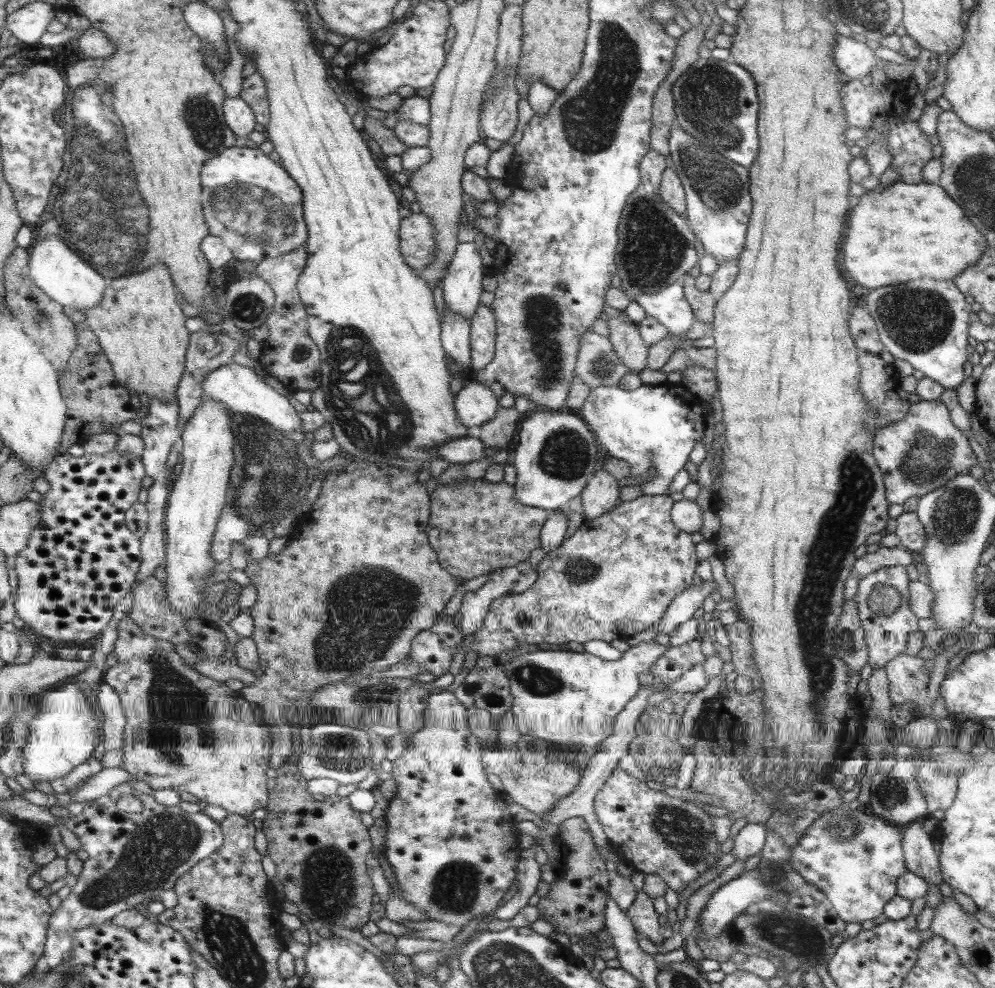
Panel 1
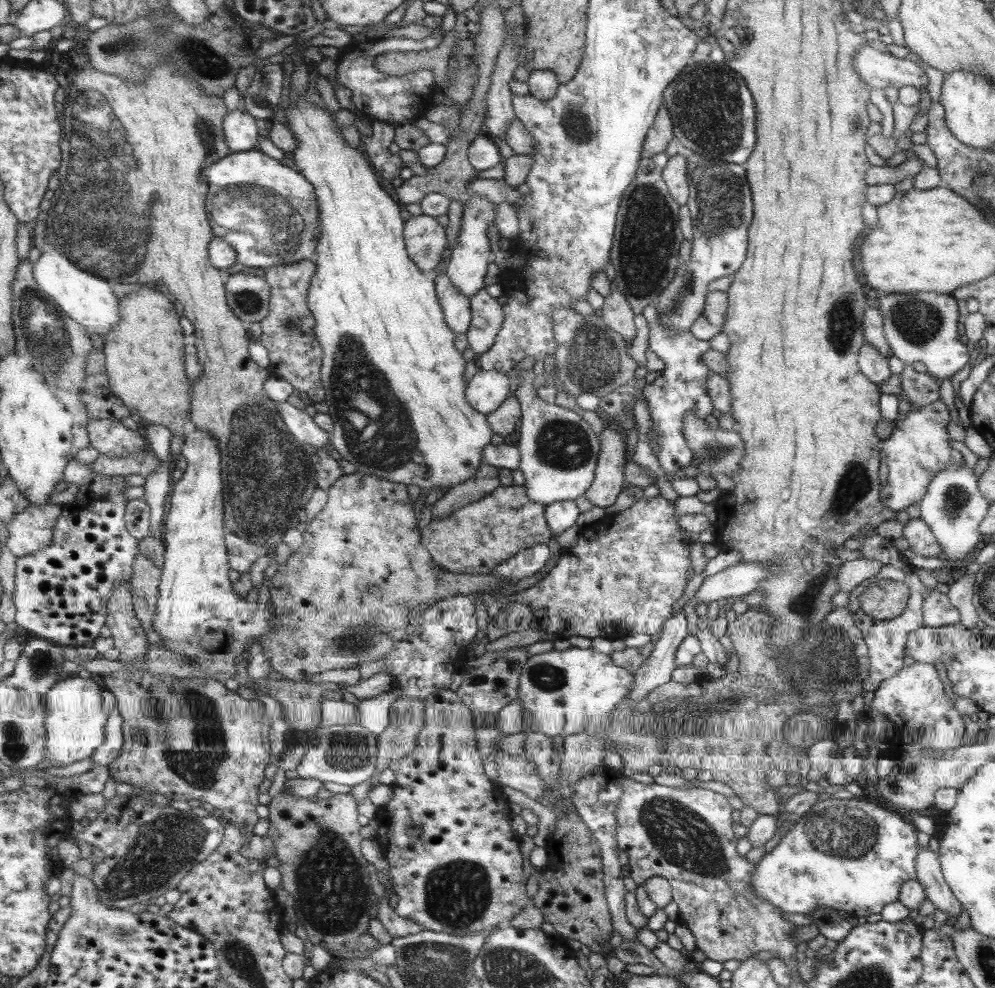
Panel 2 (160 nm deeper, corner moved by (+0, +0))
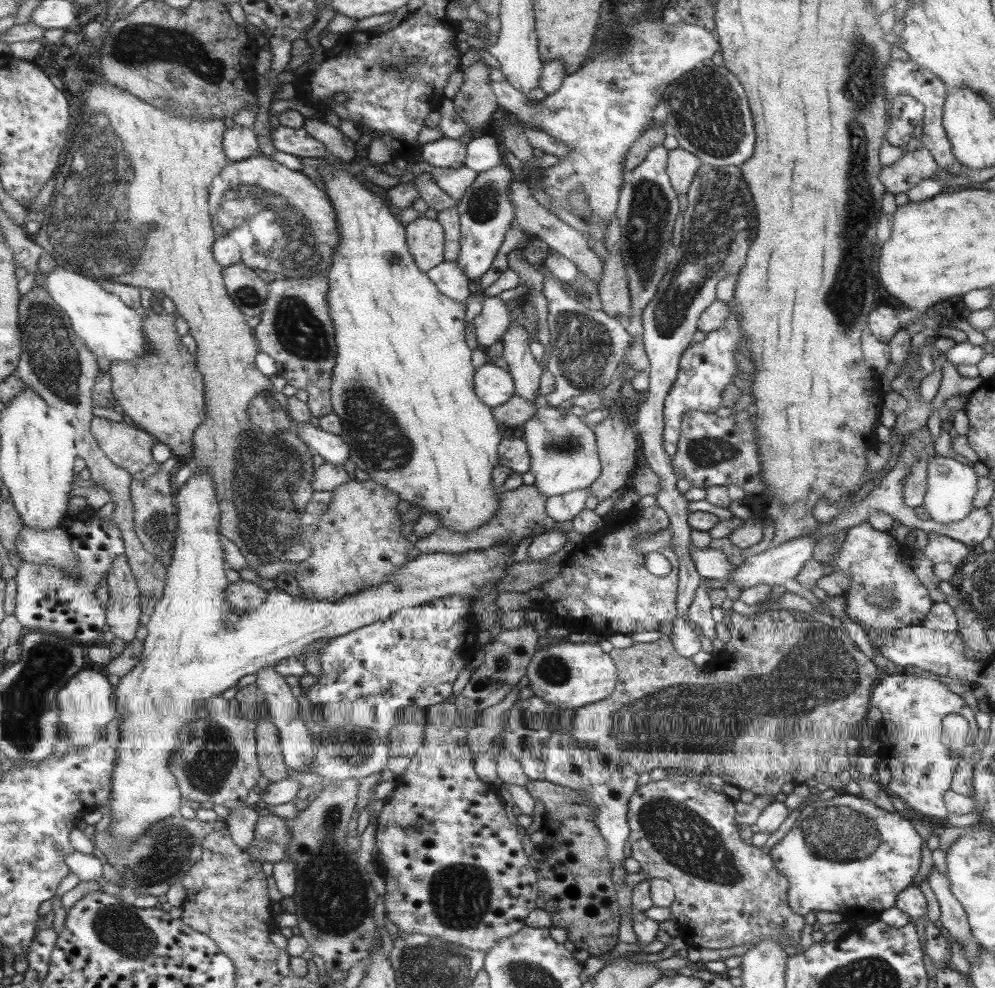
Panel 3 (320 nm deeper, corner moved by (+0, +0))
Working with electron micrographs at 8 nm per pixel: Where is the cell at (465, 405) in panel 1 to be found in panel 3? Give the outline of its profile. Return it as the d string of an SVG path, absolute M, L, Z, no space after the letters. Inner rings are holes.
M490 362L476 368L474 384L475 395L491 408L501 406L514 397L514 382L510 373Z

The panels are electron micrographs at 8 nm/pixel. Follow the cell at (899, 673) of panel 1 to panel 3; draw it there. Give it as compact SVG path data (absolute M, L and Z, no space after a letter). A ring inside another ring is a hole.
M883 675L880 683L871 693L872 707L881 712L878 742L891 745L891 751L883 759L883 763L891 772L889 783L884 789L898 797L916 816L931 821L947 818L945 795L950 790L951 776L955 773L955 756L949 754L947 748L941 746L941 718L945 714L960 714L969 724L968 740L978 734L973 720L973 710L947 690L945 684L929 678L918 678L913 675Z

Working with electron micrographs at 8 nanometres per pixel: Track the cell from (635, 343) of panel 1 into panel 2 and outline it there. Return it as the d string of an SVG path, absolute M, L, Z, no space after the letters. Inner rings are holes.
M611 283L611 294L604 297L598 314L608 328L626 340L626 348L629 348L629 341L636 330L633 323L634 312L631 311L625 296L615 288L615 284Z

